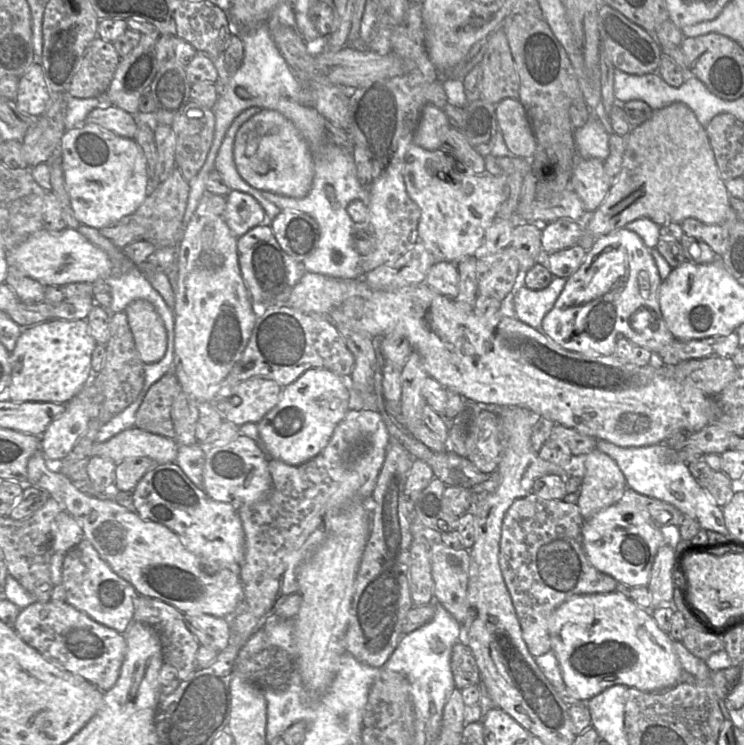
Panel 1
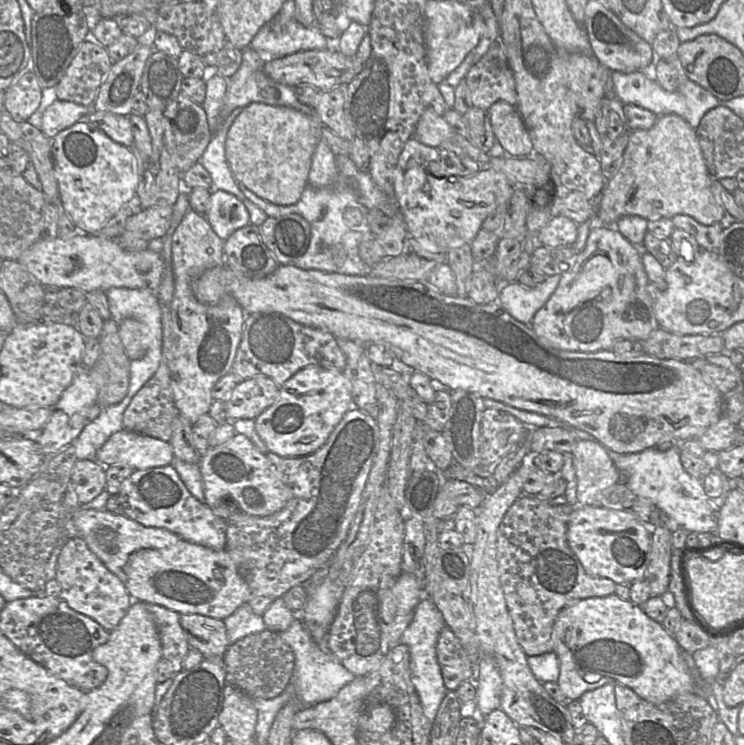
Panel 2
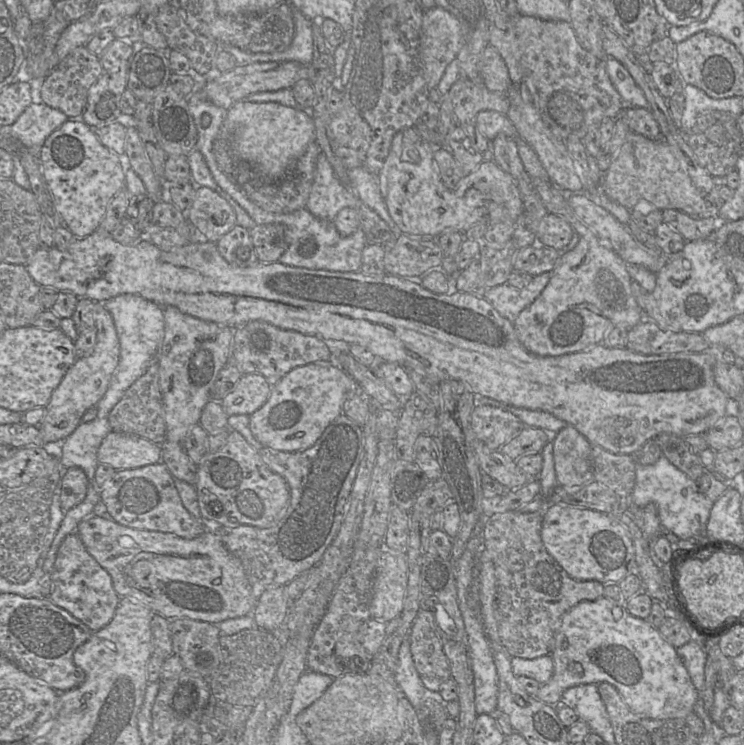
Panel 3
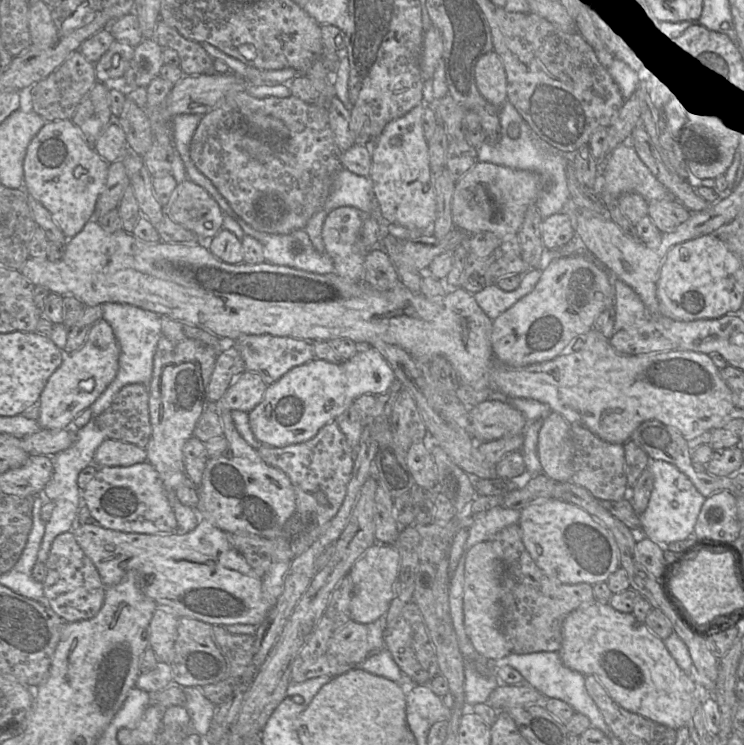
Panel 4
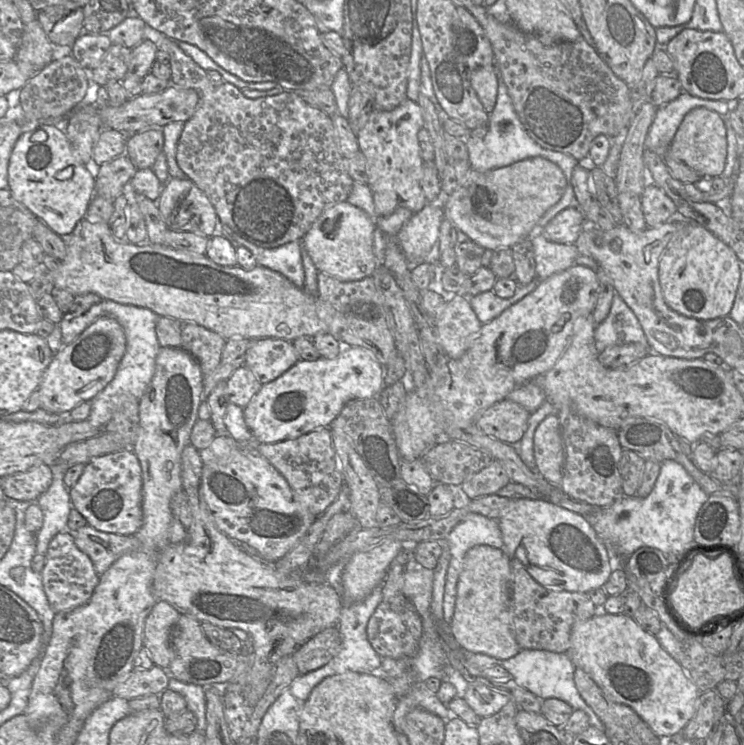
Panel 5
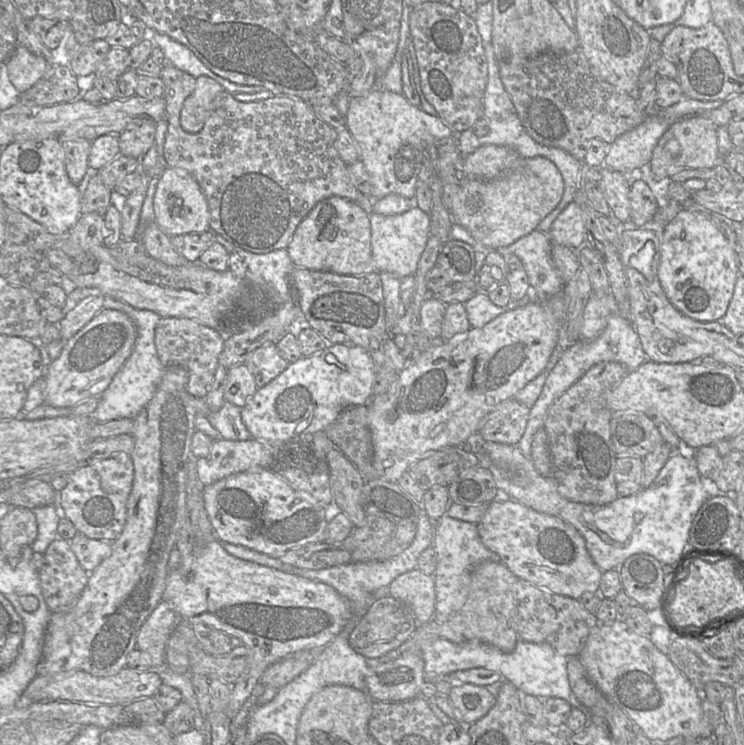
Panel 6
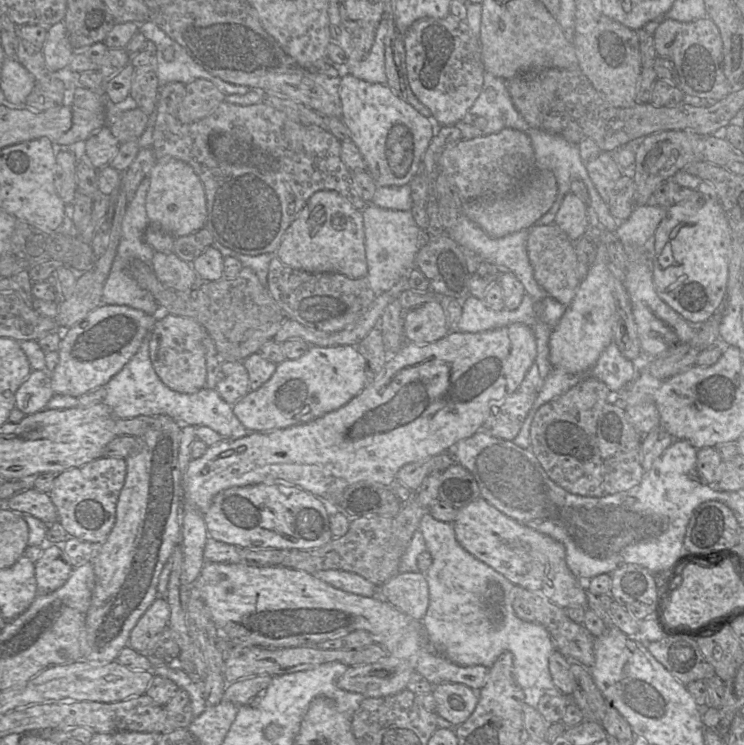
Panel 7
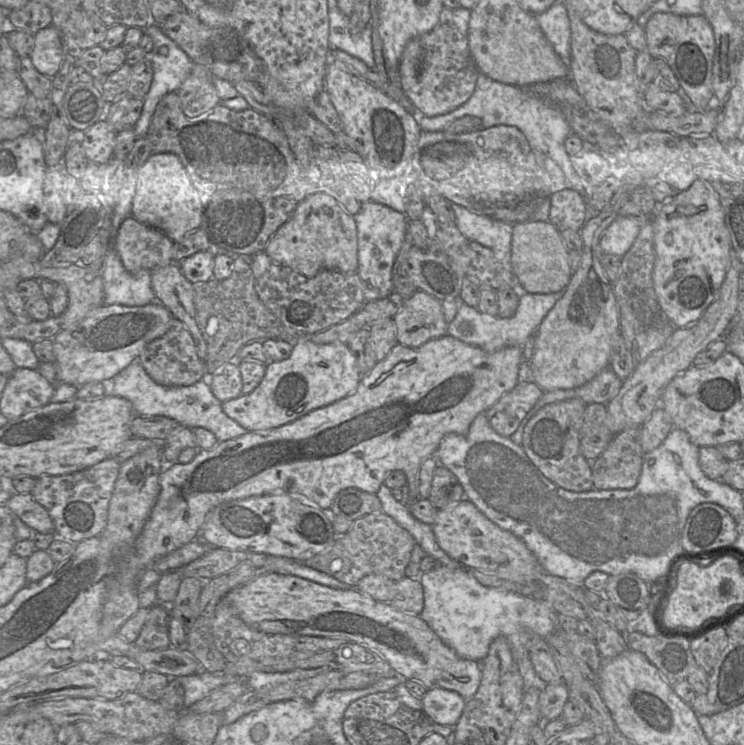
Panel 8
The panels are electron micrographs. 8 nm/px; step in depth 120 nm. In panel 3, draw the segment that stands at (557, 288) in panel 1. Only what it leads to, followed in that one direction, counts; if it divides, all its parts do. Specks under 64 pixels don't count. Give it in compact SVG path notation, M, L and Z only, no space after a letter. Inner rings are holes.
M551 272L536 275L525 287L517 289L508 283L489 288L484 298L511 322L518 317L520 312L528 307L543 291L551 277Z

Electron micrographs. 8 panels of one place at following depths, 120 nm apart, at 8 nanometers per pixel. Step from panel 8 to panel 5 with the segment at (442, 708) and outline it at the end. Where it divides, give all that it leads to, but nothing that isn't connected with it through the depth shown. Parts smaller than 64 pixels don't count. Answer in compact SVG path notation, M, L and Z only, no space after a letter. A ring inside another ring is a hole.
M468 683L462 698L480 718L494 715L510 702L506 695L480 683Z

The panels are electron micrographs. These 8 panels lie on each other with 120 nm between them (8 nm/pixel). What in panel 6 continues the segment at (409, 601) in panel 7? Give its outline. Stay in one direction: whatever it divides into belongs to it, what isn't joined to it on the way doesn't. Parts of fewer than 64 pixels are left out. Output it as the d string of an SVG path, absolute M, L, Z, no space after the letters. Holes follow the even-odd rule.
M419 568L396 577L388 586L389 595L406 604L417 623L433 619L436 608L435 579Z

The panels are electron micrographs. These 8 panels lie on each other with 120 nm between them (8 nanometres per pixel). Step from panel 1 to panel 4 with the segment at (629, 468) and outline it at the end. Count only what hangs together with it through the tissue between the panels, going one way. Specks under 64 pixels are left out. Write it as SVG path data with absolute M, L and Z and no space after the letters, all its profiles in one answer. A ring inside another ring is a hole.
M650 460L649 469L653 474L653 489L646 510L639 515L643 536L658 544L669 544L688 538L693 534L706 498L675 465L662 460Z

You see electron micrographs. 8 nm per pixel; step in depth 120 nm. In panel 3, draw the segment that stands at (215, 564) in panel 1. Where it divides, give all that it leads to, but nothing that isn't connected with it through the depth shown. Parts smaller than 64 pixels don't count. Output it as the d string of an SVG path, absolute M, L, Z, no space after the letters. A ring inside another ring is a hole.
M162 462L116 470L100 489L100 500L107 507L109 518L126 527L171 533L185 539L196 538L209 529L185 509L174 478Z

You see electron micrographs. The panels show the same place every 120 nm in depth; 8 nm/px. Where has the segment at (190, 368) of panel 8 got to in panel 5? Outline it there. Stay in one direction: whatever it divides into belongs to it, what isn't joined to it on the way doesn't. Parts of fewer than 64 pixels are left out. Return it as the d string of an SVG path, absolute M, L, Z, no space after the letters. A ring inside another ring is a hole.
M160 316L156 324L156 336L160 347L179 348L188 352L198 363L203 377L206 377L218 366L226 339L217 333L195 323Z

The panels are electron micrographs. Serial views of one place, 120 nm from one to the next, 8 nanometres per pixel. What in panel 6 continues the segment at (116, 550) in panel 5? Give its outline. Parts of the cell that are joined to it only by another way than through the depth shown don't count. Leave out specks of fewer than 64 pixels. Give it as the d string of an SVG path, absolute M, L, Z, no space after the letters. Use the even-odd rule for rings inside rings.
M80 533L70 540L70 546L82 568L89 573L112 551L112 542L90 539Z

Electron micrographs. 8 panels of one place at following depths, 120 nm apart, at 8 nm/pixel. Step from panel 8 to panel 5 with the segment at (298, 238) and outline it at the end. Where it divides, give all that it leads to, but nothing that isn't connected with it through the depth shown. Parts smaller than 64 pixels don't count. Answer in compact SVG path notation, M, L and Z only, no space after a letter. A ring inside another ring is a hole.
M341 202L334 204L327 208L320 217L312 224L310 229L307 231L307 233L304 235L304 237L301 240L301 250L302 247L306 249L308 255L310 256L313 264L315 265L316 269L323 274L326 274L328 276L331 276L332 278L335 278L341 282L350 282L350 281L359 281L366 277L370 277L375 269L378 267L378 260L374 255L374 230L375 230L375 222L373 219L371 219L363 210L361 210L358 207L355 207L354 205L348 203L348 202Z

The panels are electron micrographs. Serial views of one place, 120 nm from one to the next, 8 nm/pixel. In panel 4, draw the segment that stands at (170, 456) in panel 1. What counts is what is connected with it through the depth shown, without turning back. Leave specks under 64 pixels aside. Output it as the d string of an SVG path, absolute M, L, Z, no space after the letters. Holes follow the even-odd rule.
M105 439L95 451L93 464L100 467L128 467L146 461L145 447L120 440Z

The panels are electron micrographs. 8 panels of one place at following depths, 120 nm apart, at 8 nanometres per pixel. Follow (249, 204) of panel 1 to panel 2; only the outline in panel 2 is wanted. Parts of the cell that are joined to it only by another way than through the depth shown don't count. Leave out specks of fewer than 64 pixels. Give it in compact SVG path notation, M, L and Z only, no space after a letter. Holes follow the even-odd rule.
M213 189L205 214L213 231L225 241L233 232L250 224L249 212L233 194Z

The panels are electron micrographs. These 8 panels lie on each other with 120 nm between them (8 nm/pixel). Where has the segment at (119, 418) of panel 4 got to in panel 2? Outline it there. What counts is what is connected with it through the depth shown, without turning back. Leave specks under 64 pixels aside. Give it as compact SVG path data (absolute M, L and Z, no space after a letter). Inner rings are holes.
M161 304L162 312L162 358L154 375L134 395L123 414L123 428L169 441L172 421L178 414L173 401L168 364L171 360L171 335L173 335L170 305Z

